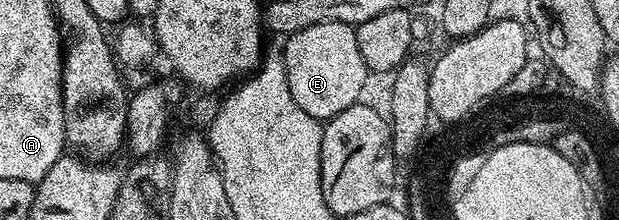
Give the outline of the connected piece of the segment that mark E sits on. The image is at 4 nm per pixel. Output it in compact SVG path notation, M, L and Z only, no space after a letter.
M324 21L293 33L283 45L285 53L282 52L281 57L287 67L288 87L295 103L307 115L326 121L362 98L360 95L369 79L369 72L359 52L354 26Z

